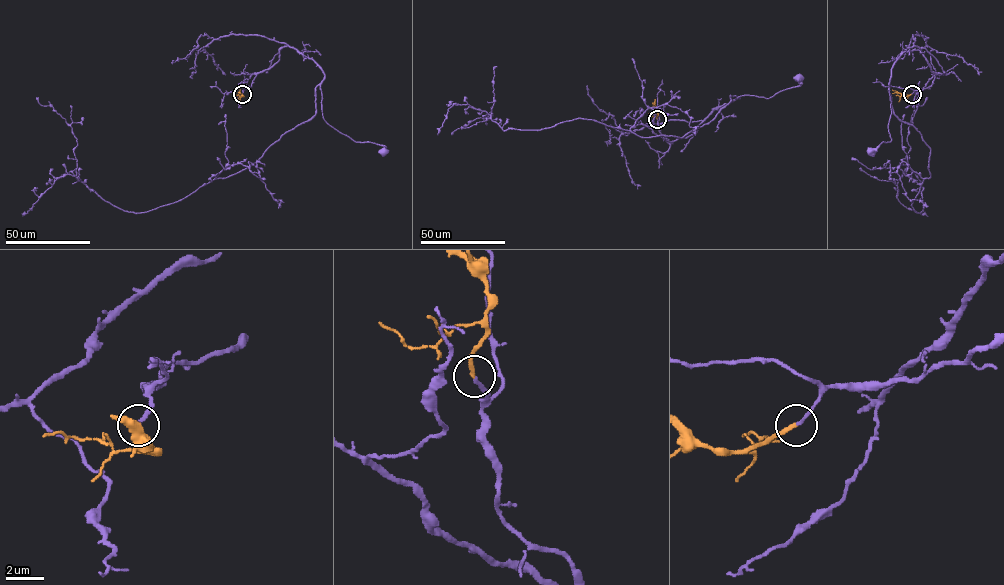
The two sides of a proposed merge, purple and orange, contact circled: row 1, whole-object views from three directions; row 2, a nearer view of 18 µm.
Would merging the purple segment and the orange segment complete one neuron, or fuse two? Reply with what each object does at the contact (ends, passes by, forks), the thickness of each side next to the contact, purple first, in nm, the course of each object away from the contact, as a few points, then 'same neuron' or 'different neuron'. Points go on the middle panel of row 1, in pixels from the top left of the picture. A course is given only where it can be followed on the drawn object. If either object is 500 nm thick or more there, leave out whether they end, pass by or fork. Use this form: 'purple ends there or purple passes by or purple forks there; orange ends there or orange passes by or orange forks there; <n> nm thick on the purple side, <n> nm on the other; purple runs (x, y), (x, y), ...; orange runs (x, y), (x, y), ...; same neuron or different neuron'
purple ends there; orange ends there; 180 nm thick on the purple side, 240 nm on the other; purple runs (657, 119), (669, 141), (686, 138), (715, 109), (739, 98), (735, 96), (769, 98), (798, 86), (798, 77); orange runs (657, 119), (655, 99); same neuron

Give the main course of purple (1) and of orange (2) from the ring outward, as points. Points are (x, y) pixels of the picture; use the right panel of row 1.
1: (912, 94), (929, 87), (934, 74), (915, 46), (902, 52), (891, 69), (888, 125), (891, 140), (870, 151)
2: (912, 94), (904, 96), (892, 89)

